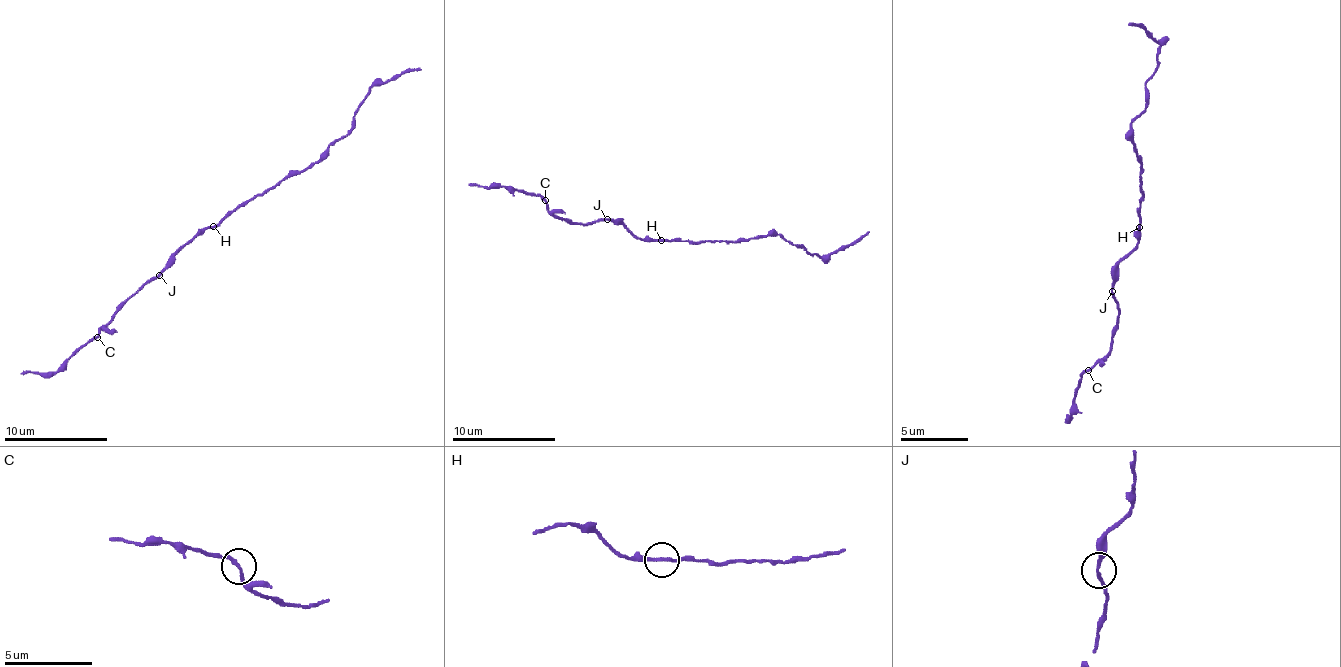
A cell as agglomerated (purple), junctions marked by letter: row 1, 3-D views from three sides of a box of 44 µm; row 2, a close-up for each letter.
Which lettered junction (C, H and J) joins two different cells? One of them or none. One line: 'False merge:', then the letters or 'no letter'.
False merge: no letter

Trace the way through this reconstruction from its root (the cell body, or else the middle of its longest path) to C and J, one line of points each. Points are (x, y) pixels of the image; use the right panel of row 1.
C: (1139, 220), (1139, 244), (1116, 267), (1112, 284), (1119, 328), (1112, 348), (1089, 371)
J: (1139, 220), (1139, 244), (1116, 267), (1112, 291)

